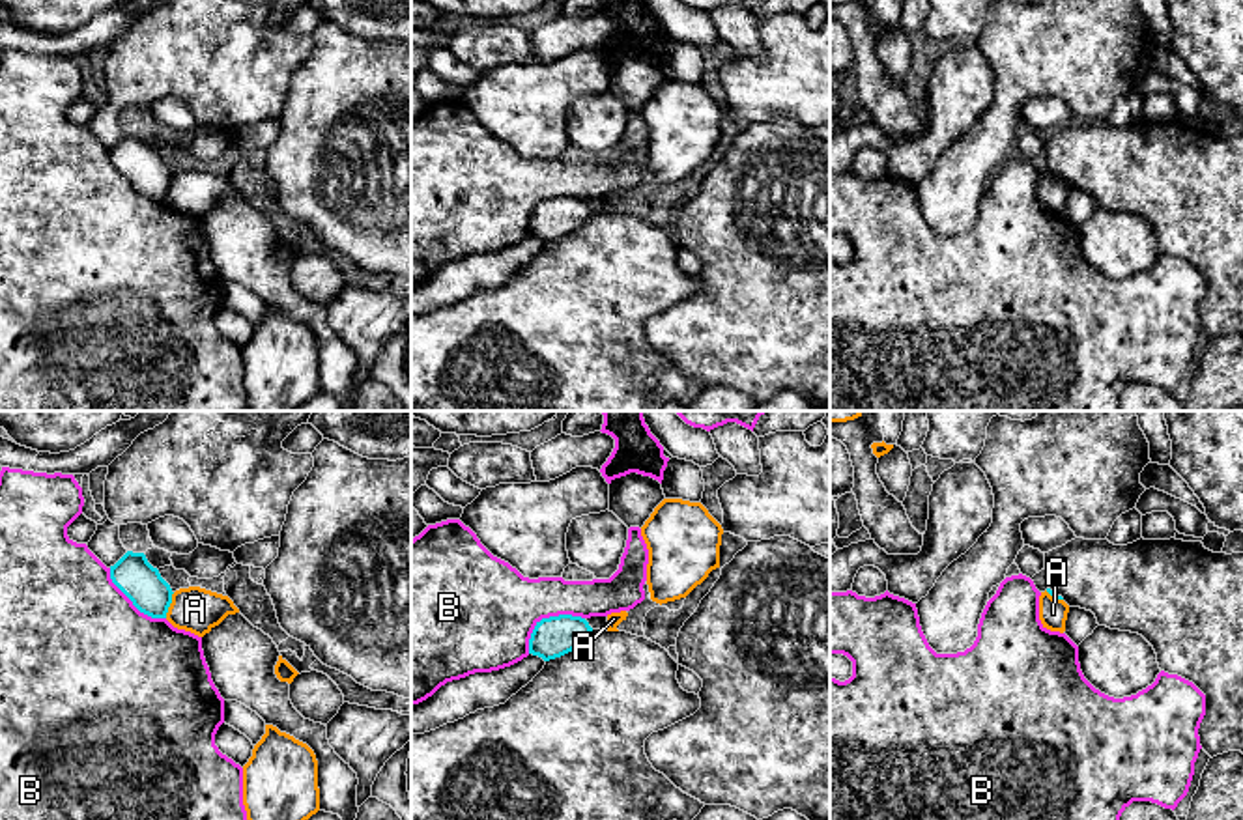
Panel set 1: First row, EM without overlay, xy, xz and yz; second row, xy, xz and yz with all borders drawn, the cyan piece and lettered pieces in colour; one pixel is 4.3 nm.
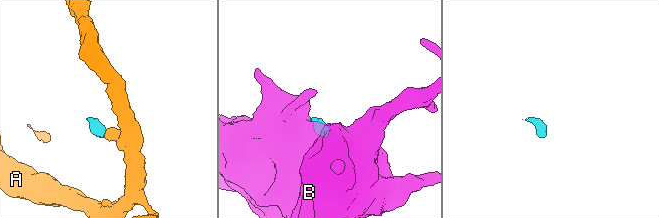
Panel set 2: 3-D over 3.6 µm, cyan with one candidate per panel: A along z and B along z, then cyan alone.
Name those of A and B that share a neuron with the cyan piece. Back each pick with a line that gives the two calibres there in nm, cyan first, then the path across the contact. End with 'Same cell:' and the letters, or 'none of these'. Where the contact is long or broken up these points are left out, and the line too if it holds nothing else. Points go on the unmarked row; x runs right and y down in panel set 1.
Same cell: none of these

